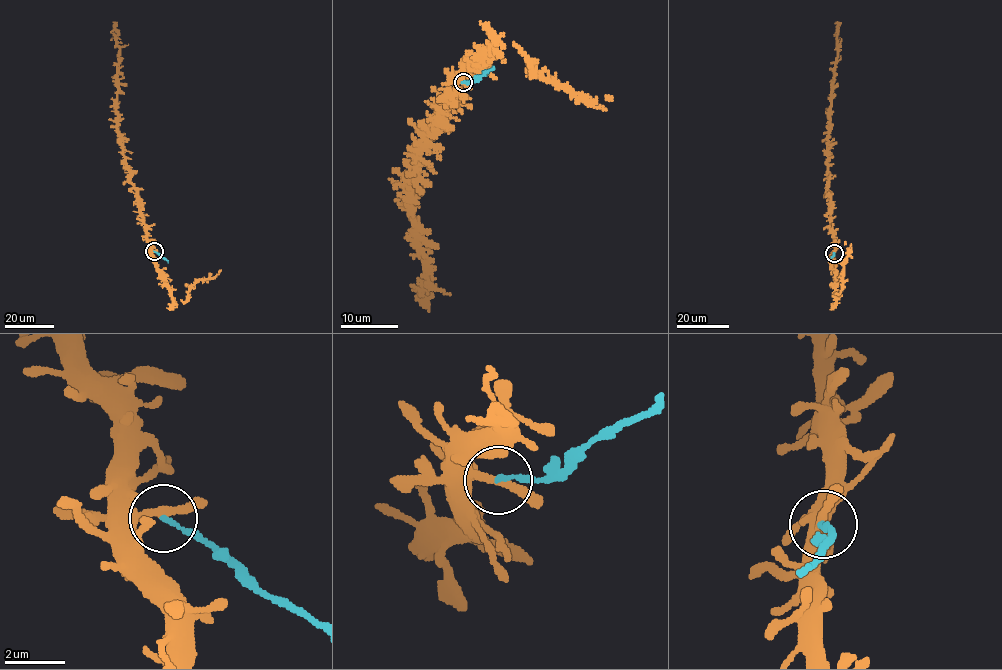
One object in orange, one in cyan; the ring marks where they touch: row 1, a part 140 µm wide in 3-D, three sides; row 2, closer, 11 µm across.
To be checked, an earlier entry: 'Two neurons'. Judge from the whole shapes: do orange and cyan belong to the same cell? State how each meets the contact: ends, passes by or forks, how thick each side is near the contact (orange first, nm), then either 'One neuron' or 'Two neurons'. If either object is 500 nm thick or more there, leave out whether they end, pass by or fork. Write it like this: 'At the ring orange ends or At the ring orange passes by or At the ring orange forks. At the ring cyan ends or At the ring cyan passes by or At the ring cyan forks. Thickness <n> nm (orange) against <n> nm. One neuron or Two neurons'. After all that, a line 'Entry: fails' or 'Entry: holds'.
At the ring orange passes by. At the ring cyan ends. Thickness 240 nm (orange) against 150 nm. Two neurons
Entry: holds

